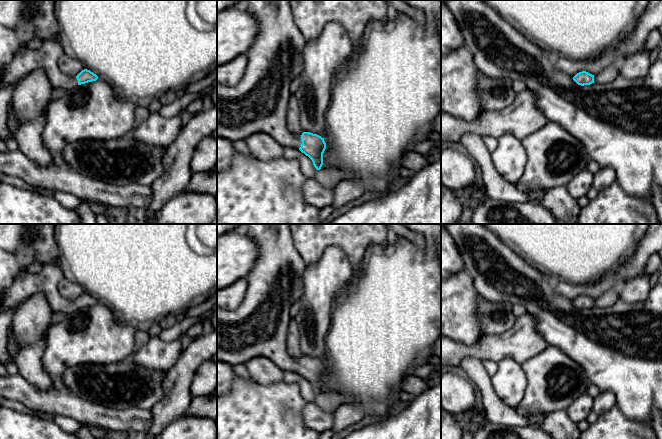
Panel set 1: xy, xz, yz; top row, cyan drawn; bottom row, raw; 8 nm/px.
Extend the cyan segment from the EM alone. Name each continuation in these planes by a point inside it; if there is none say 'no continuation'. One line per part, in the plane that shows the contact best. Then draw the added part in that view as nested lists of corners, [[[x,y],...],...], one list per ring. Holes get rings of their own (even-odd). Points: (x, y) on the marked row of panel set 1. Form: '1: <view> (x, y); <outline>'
1: xz (258, 103); [[[248,0],[247,11],[259,23],[259,31],[255,41],[247,50],[248,58],[245,73],[235,86],[225,86],[217,83],[217,135],[231,141],[245,140],[255,133],[266,133],[284,147],[299,149],[301,136],[293,134],[286,125],[286,112],[290,99],[291,82],[298,77],[303,69],[303,51],[307,40],[296,26],[292,14],[290,0]]]

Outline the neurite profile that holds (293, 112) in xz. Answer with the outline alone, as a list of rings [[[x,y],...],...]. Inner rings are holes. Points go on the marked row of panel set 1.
[[[294,94],[290,95],[290,99],[288,101],[286,125],[293,134],[299,136],[302,135],[303,130],[300,124],[300,107]]]

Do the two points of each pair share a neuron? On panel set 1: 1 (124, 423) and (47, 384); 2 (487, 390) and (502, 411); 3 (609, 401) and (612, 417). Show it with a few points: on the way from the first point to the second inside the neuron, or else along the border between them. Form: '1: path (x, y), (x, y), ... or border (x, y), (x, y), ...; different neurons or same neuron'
1: border (30, 382), (43, 390), (53, 388); different neurons
2: path (488, 395), (497, 406); same neuron
3: border (615, 404), (598, 416); different neurons

